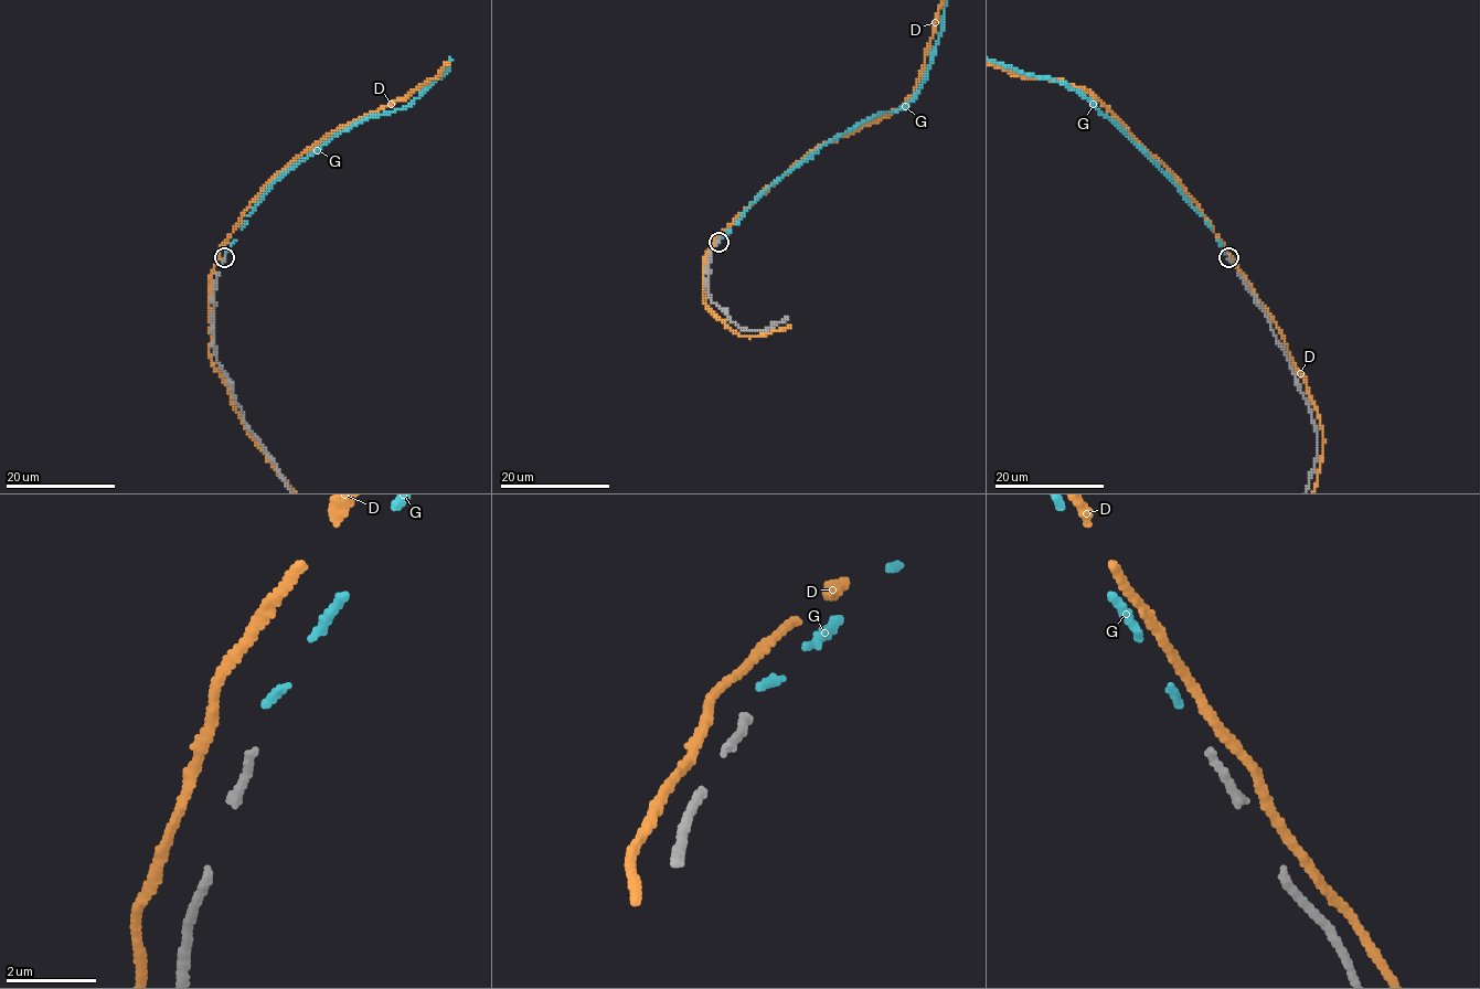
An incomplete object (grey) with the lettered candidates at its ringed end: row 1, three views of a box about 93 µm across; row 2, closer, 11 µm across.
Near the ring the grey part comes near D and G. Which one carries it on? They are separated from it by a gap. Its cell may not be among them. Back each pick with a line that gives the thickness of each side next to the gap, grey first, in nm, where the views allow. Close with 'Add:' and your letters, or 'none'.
G: calibres 160 and 150 nm
Add: G

